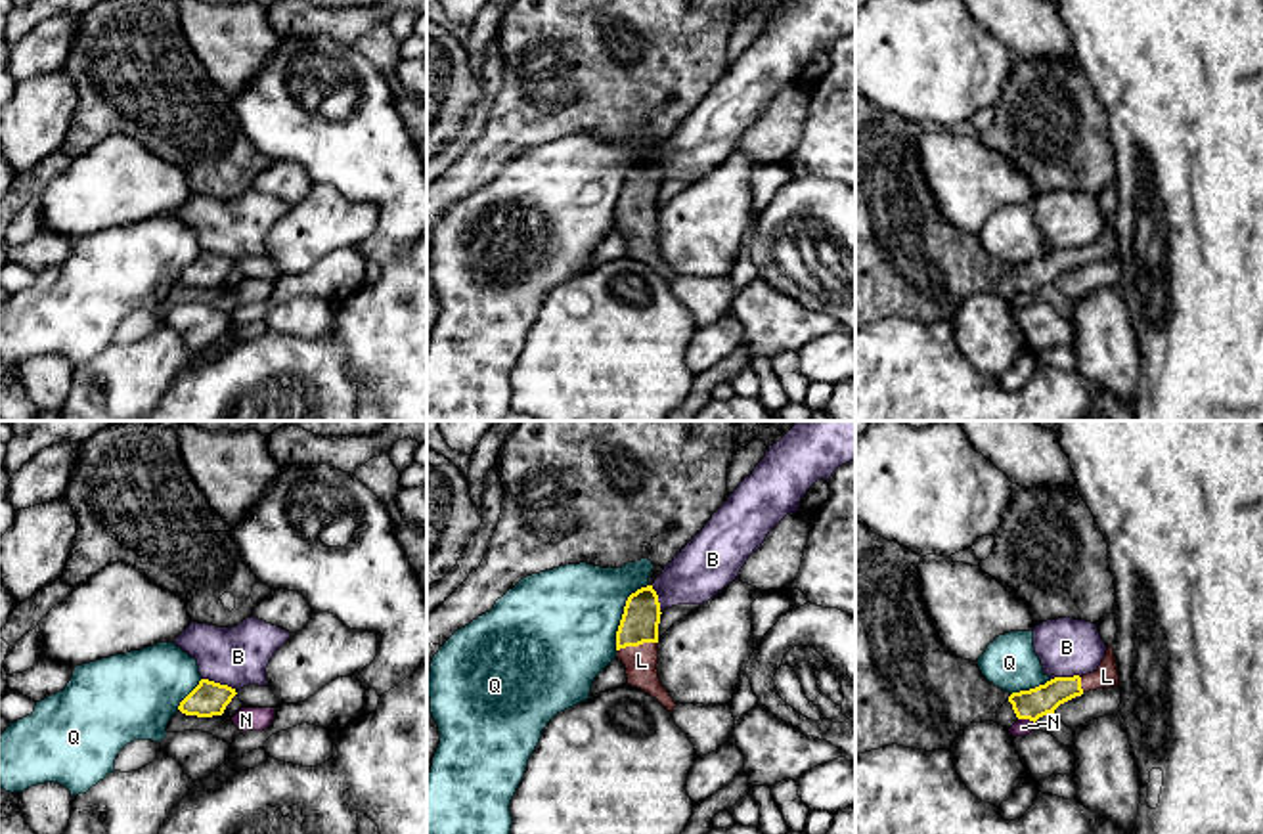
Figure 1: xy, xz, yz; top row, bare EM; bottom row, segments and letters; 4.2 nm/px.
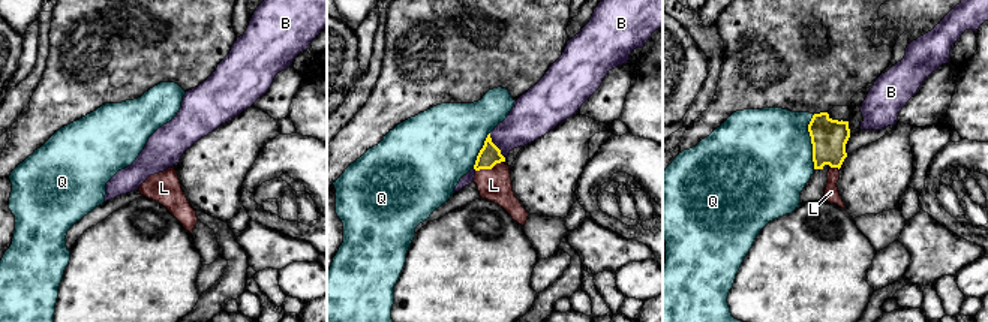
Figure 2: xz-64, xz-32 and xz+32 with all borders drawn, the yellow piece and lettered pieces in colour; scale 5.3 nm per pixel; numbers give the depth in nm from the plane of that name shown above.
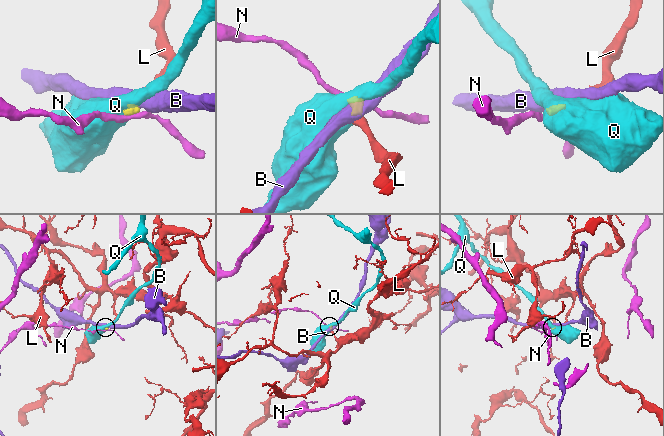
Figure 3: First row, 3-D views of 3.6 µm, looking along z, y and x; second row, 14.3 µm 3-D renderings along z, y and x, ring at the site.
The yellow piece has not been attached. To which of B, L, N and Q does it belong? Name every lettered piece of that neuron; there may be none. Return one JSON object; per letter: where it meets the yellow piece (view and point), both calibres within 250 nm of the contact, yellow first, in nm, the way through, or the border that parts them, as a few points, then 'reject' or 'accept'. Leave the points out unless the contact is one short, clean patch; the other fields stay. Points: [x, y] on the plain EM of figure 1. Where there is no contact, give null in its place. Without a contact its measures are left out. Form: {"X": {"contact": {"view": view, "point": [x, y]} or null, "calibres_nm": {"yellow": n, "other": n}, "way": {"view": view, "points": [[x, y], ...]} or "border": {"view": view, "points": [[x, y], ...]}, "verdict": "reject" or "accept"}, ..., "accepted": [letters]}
{"B": {"contact": {"view": "xy", "point": [219, 255]}, "calibres_nm": {"yellow": 150, "other": 260}, "border": {"view": "xy", "points": [[203, 249], [236, 261]]}, "verdict": "reject"}, "L": {"contact": {"view": "xz", "point": [638, 217]}, "calibres_nm": {"yellow": 160, "other": 130}, "way": {"view": "xz", "points": [[640, 194], [638, 217], [642, 232]]}, "verdict": "accept"}, "N": {"contact": {"view": "yz", "point": [1026, 289]}, "calibres_nm": {"yellow": 130, "other": 70}, "border": {"view": "yz", "points": [[1019, 289], [1028, 289], [1034, 295]]}, "verdict": "reject"}, "Q": {"contact": {"view": "xz", "point": [622, 186]}, "calibres_nm": {"yellow": 160, "other": 440}, "border": {"view": "xz", "points": [[649, 155], [636, 161], [626, 173], [617, 203], [617, 222]]}, "verdict": "reject"}, "accepted": ["L"]}

